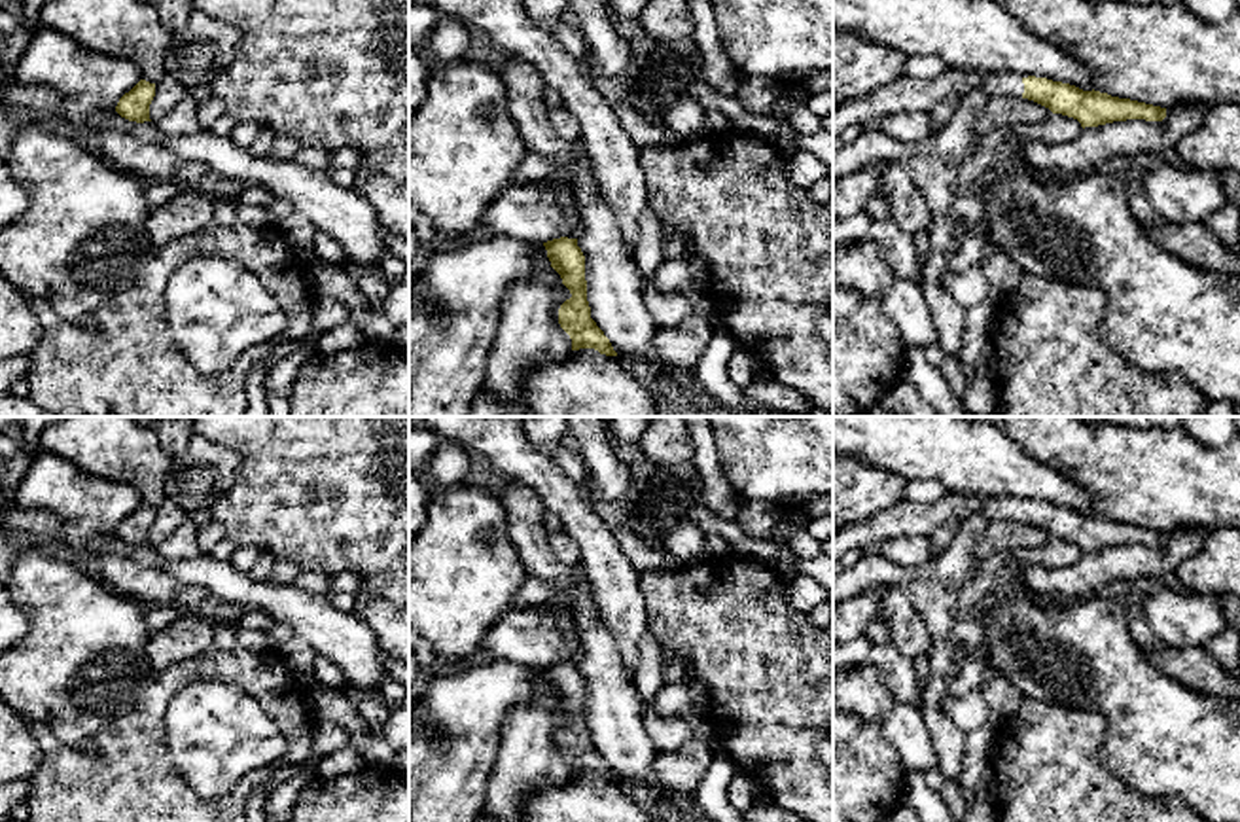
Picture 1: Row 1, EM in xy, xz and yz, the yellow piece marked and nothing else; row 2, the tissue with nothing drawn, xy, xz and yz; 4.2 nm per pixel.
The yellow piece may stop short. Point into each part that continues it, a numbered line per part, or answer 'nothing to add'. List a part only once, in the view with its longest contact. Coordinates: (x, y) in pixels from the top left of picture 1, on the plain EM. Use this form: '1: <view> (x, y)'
1: yz (903, 519)

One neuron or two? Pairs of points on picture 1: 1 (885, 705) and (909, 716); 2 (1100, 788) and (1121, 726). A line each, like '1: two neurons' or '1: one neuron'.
1: one neuron
2: two neurons

